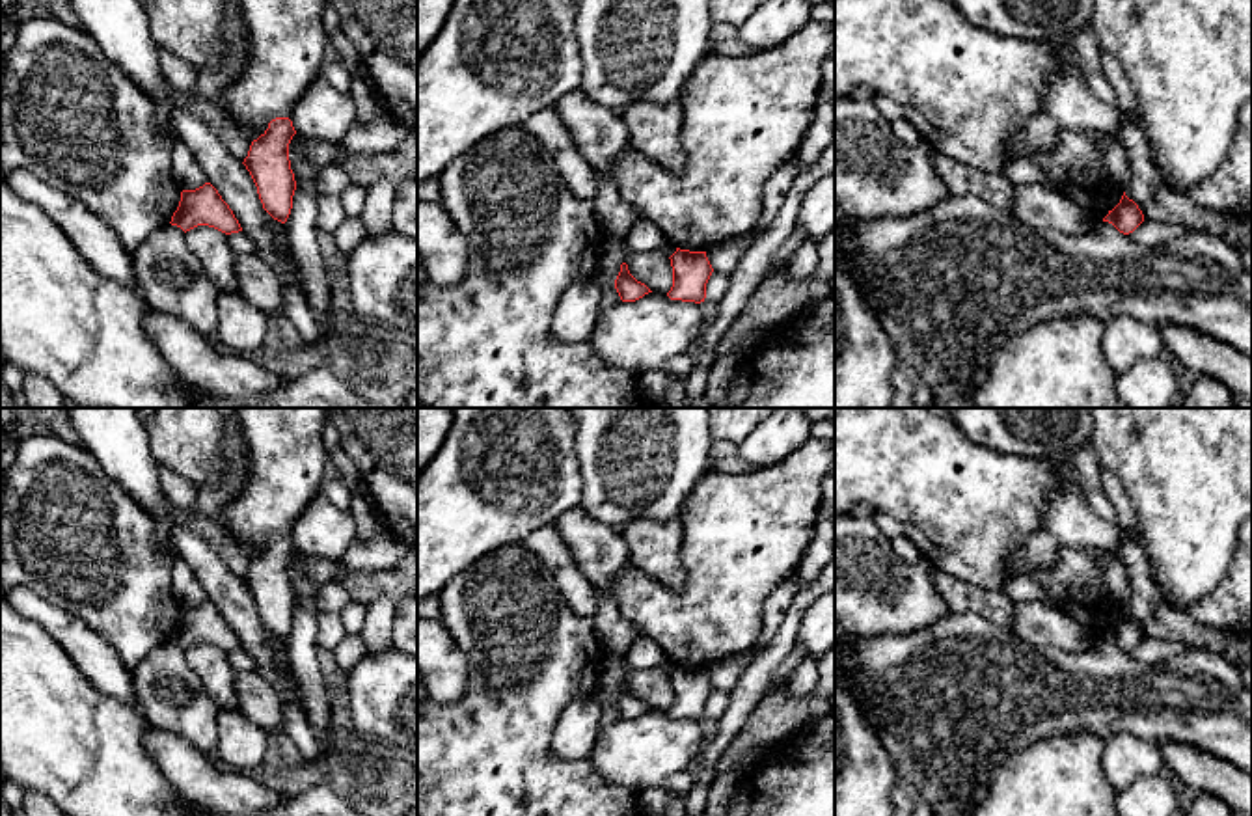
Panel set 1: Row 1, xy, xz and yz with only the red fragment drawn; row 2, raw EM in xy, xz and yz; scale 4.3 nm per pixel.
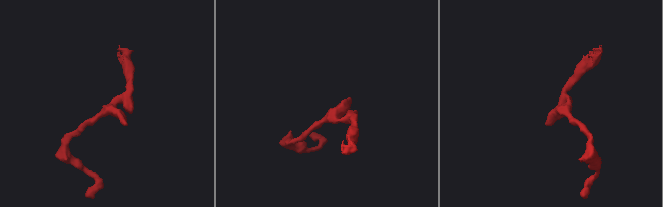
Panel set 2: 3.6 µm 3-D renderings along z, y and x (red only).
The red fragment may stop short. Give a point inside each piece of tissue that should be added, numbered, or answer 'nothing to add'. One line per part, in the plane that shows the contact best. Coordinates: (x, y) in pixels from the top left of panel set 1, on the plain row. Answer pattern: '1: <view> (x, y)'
nothing to add

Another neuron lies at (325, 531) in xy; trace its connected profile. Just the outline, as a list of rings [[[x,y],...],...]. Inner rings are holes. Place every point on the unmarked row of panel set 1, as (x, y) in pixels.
[[[317,496],[296,520],[291,538],[302,555],[339,561],[358,538],[356,518]]]

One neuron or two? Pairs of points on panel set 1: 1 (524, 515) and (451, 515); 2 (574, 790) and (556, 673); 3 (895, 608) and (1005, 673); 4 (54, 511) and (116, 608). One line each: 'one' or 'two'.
1: one
2: one
3: two
4: one

